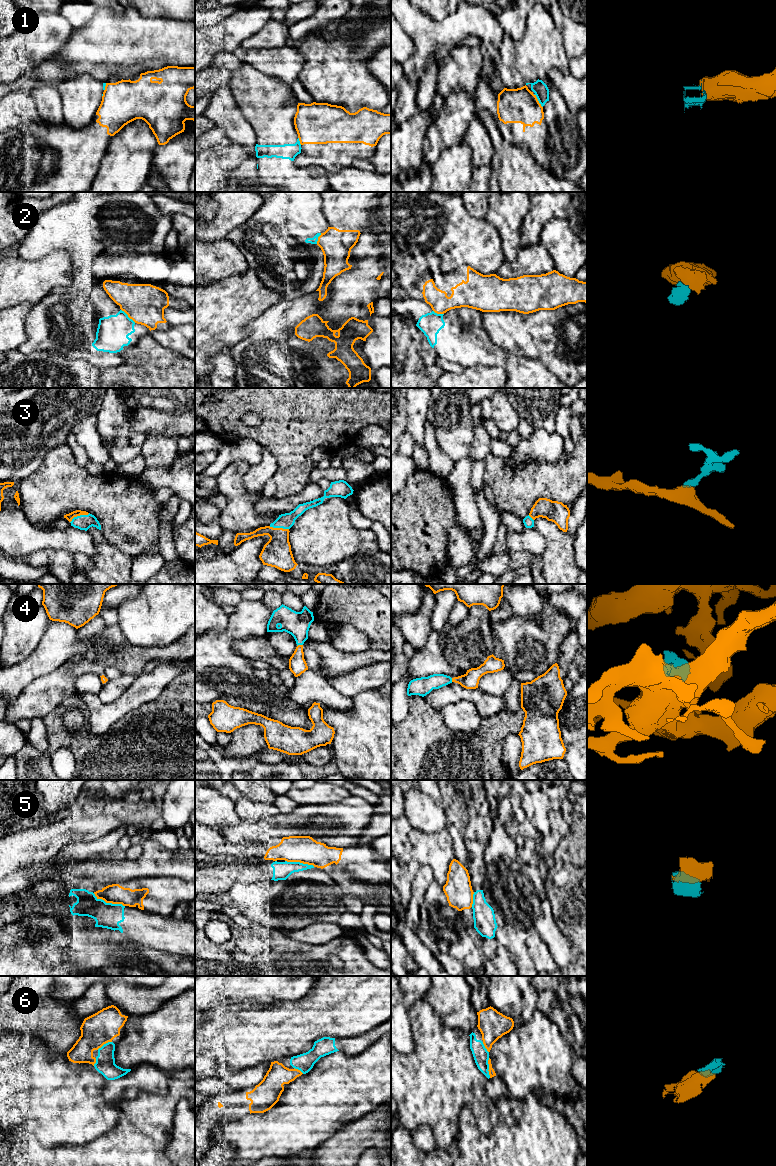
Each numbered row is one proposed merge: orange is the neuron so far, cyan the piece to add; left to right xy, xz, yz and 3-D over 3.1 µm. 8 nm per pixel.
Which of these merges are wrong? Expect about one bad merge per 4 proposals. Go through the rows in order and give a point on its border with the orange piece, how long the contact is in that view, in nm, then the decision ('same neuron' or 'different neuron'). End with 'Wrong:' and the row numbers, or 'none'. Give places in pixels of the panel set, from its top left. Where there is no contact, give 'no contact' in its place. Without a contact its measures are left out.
1: yz (538, 101) | 130 nm | different neuron
2: xy (128, 316) | 160 nm | different neuron
3: xy (79, 515) | 180 nm | same neuron
4: xz (299, 645) | 50 nm | same neuron
5: xy (109, 902) | 280 nm | different neuron
6: yz (489, 1068) | 160 nm | same neuron
Wrong: 1, 2, 5

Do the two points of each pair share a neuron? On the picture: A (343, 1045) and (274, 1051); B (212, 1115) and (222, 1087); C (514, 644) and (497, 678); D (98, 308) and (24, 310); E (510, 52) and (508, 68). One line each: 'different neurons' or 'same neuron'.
A: different neurons
B: different neurons
C: different neurons
D: different neurons
E: same neuron

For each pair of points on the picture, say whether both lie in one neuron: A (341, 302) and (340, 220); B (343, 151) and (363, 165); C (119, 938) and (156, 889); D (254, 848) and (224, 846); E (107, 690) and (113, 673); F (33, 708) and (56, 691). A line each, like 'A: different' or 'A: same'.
A: different
B: different
C: different
D: same
E: different
F: same

